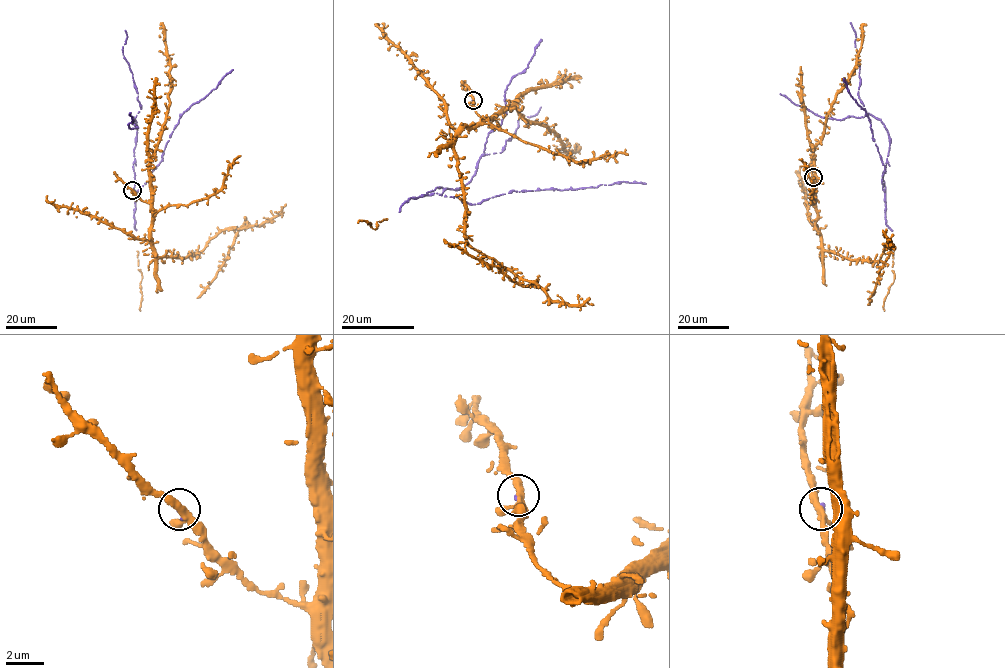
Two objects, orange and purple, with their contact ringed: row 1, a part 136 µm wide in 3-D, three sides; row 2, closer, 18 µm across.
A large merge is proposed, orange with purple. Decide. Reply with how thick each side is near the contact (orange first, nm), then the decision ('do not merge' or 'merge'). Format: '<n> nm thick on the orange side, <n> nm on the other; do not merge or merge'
300 nm thick on the orange side, 220 nm on the other; merge

